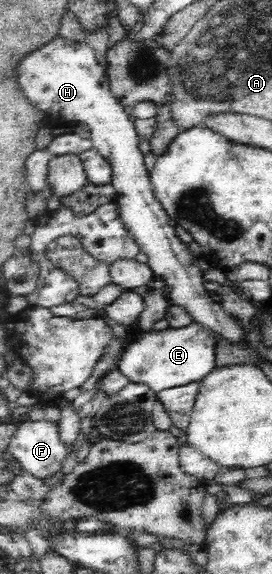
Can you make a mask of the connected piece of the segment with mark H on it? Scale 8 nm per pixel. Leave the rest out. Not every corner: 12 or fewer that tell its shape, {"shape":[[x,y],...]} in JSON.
{"shape":[[57,36],[17,69],[51,119],[85,122],[119,220],[171,304],[237,344],[155,194],[133,121],[85,43]]}

